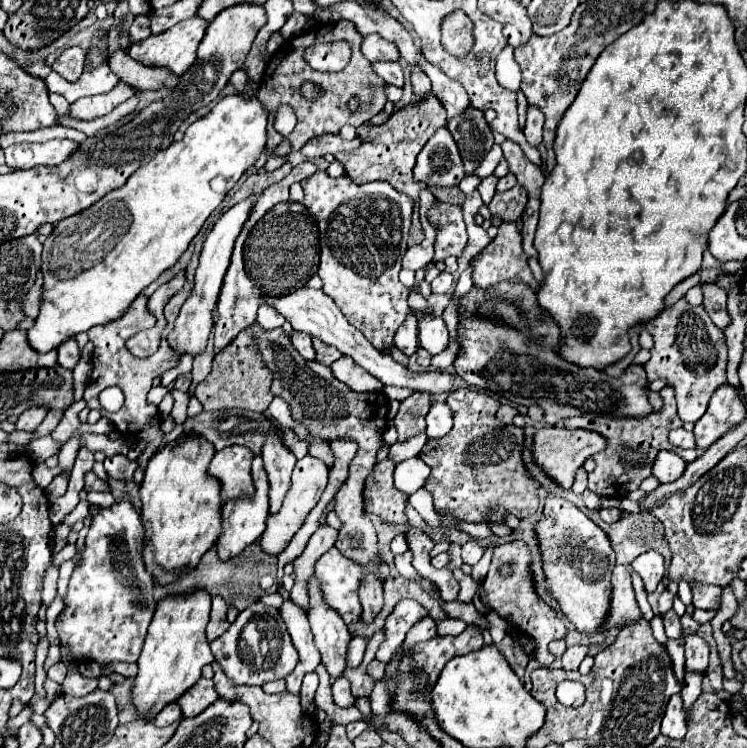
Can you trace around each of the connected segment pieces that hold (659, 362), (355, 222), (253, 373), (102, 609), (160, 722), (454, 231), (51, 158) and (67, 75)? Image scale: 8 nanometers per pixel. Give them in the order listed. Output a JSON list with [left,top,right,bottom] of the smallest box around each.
[[644,299,726,421],[302,171,414,365],[194,330,274,413],[56,501,154,663],[152,703,182,727],[411,201,468,292],[4,141,80,169],[52,45,84,81]]

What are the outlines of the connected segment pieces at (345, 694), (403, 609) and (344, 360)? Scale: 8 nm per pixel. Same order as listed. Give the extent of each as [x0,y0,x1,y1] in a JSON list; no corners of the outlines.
[[332,676,356,708],[376,599,426,663],[332,355,384,391]]

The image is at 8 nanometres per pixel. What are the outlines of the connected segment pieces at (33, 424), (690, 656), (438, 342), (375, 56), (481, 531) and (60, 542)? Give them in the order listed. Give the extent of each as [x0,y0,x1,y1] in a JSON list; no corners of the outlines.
[[14,407,48,431],[684,633,710,673],[420,315,448,355],[362,33,398,61],[460,523,492,539],[54,525,70,551]]

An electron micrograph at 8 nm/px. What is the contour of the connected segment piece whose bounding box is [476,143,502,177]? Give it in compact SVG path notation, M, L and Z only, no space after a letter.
M496 143L496 145L490 149L490 153L482 159L480 167L476 169L476 175L478 175L478 177L488 177L488 175L492 175L494 169L496 169L496 165L500 163L500 159L502 159L502 149L500 149L500 145Z

